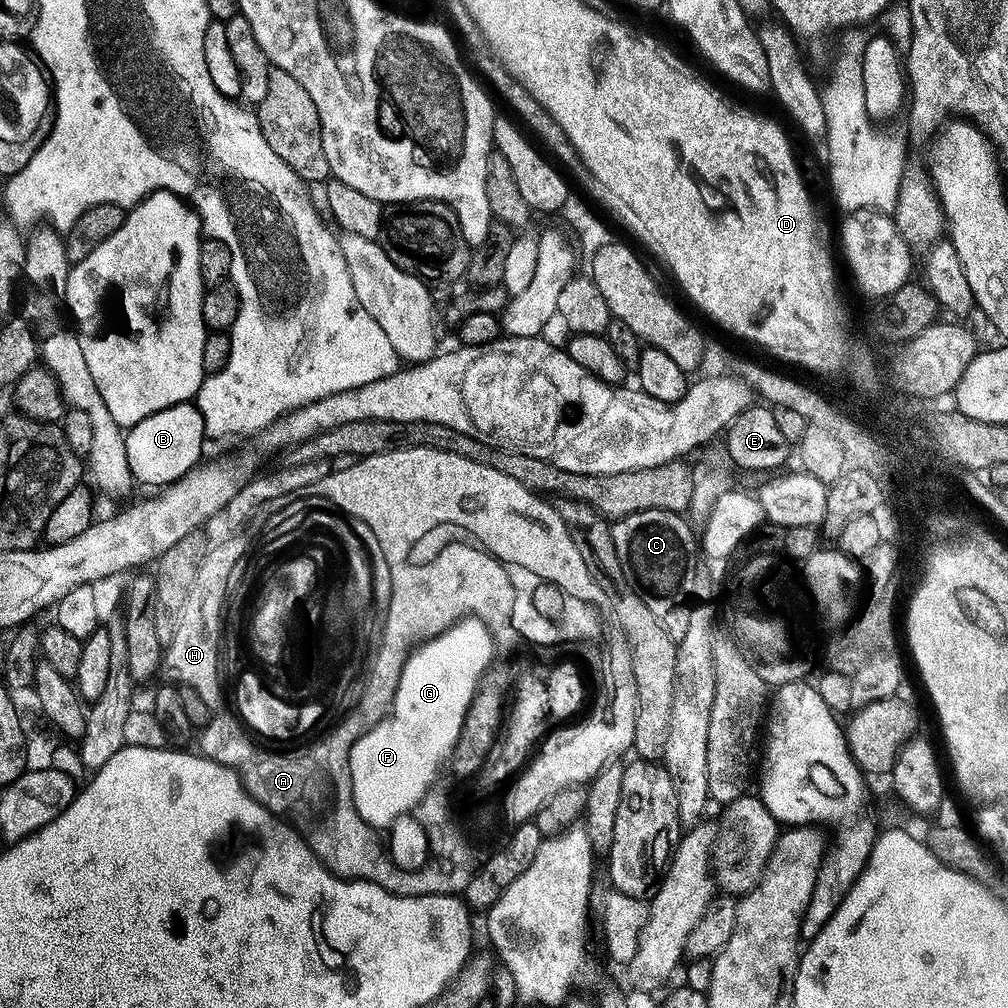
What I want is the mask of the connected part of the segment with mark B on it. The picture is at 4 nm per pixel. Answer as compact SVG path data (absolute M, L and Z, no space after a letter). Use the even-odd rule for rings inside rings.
M195 403L175 404L166 410L158 410L158 414L142 418L142 422L127 429L124 437L126 458L129 460L133 481L167 486L180 480L191 468L201 463L200 451L204 448L204 440L204 419Z

